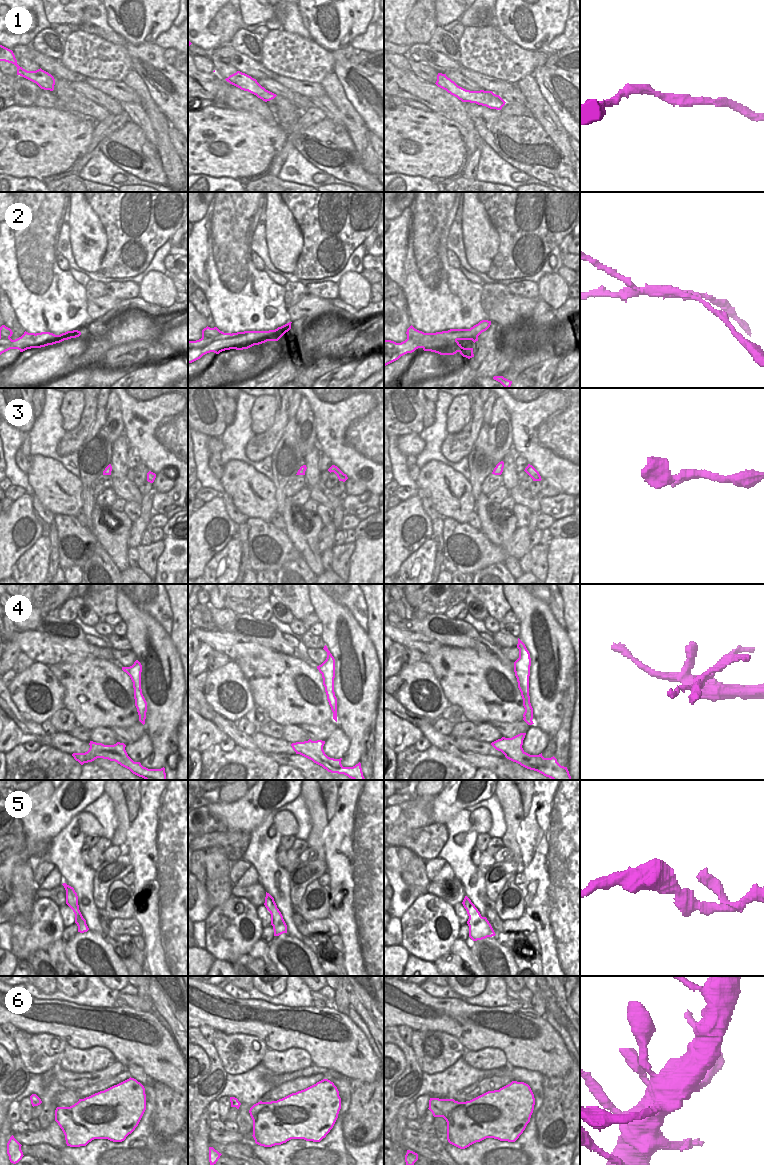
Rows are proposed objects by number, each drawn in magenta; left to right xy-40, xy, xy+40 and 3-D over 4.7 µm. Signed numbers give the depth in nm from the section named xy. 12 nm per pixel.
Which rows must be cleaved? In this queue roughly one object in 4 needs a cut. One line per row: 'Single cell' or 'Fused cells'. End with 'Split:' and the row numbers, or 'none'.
1: Single cell
2: Fused cells
3: Single cell
4: Fused cells
5: Single cell
6: Single cell
Split: 2, 4.

